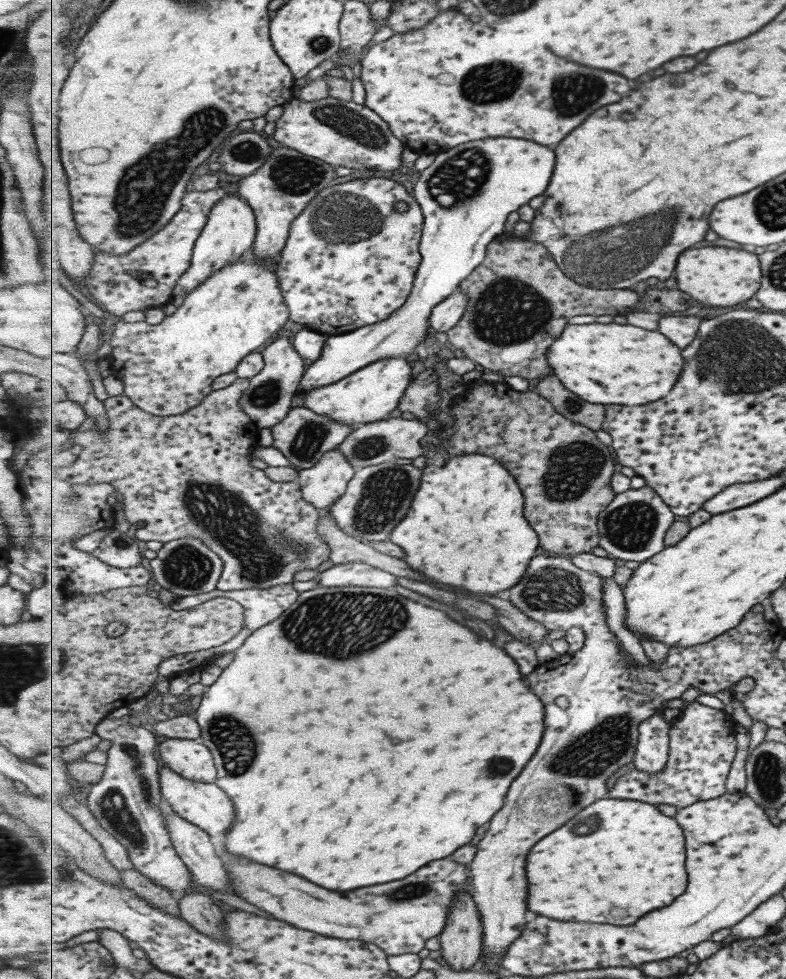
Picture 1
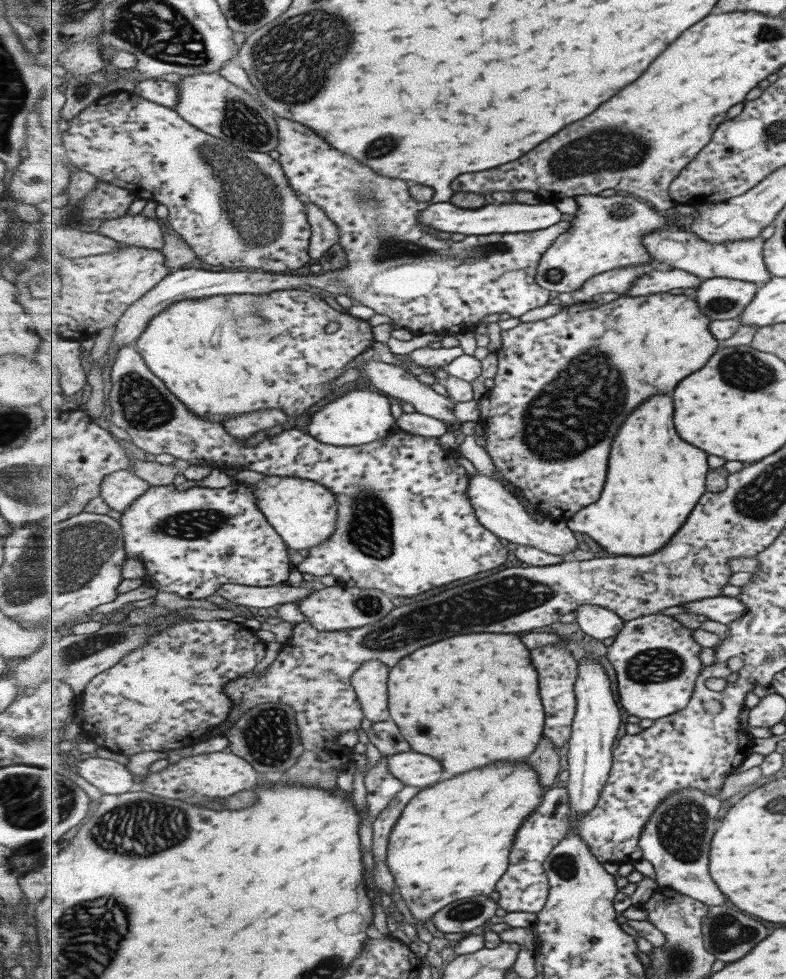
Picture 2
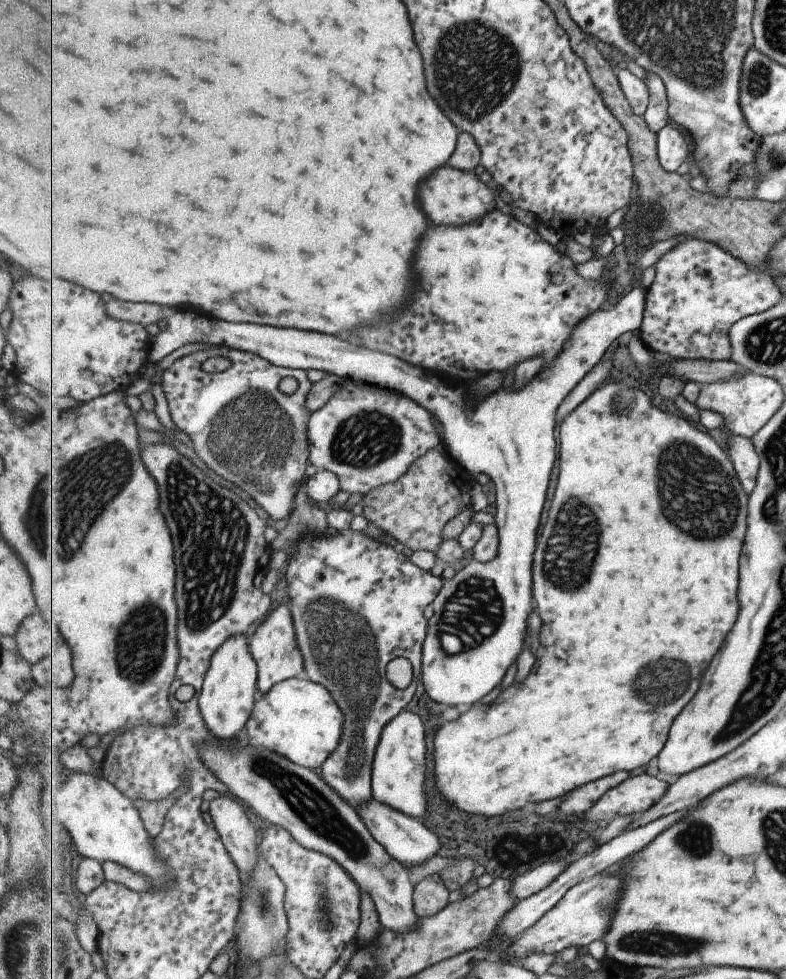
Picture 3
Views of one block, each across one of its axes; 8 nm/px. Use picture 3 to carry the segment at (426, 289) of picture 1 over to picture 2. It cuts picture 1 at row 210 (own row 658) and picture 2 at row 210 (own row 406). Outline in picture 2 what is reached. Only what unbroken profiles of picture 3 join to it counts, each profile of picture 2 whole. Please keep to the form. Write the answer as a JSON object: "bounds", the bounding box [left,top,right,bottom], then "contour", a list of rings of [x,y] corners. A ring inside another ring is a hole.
{"bounds":[421,202,563,234],"contour":[[[443,202],[443,204],[433,204],[425,210],[425,216],[421,218],[429,228],[443,230],[443,232],[459,232],[459,234],[509,234],[509,232],[535,232],[535,230],[545,230],[549,226],[555,226],[563,220],[563,214],[557,206],[551,204],[487,204],[479,210],[465,210],[455,204]]]}

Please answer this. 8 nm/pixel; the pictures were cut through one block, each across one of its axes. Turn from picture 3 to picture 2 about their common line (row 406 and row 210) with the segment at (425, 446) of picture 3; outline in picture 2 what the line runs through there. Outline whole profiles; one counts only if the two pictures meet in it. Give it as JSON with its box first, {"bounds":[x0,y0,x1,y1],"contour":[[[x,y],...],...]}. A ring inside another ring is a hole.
{"bounds":[112,118,571,348],"contour":[[[277,118],[280,129],[278,153],[282,168],[288,176],[289,182],[299,195],[319,206],[326,215],[339,227],[340,246],[346,253],[348,265],[333,272],[320,272],[315,275],[289,276],[284,273],[256,272],[211,272],[201,268],[182,269],[168,275],[143,299],[132,304],[120,322],[112,337],[112,343],[116,348],[135,344],[148,327],[148,322],[168,306],[179,302],[181,299],[203,298],[233,294],[269,294],[277,290],[300,289],[303,286],[314,286],[326,290],[334,295],[344,294],[350,296],[358,303],[372,308],[377,314],[384,314],[408,329],[414,334],[429,334],[429,332],[441,334],[453,334],[472,330],[487,314],[509,314],[519,318],[527,314],[533,308],[547,306],[554,296],[553,292],[543,288],[537,281],[537,269],[544,254],[553,246],[553,240],[557,240],[565,230],[571,228],[569,222],[555,224],[553,228],[547,228],[545,232],[525,232],[525,234],[493,234],[493,236],[467,236],[463,242],[453,240],[439,240],[435,234],[427,232],[423,224],[419,222],[419,214],[429,208],[431,202],[417,202],[413,200],[409,192],[409,184],[405,180],[379,176],[369,166],[361,164],[359,160],[335,150],[327,140],[317,136],[311,128],[287,120]]]}

